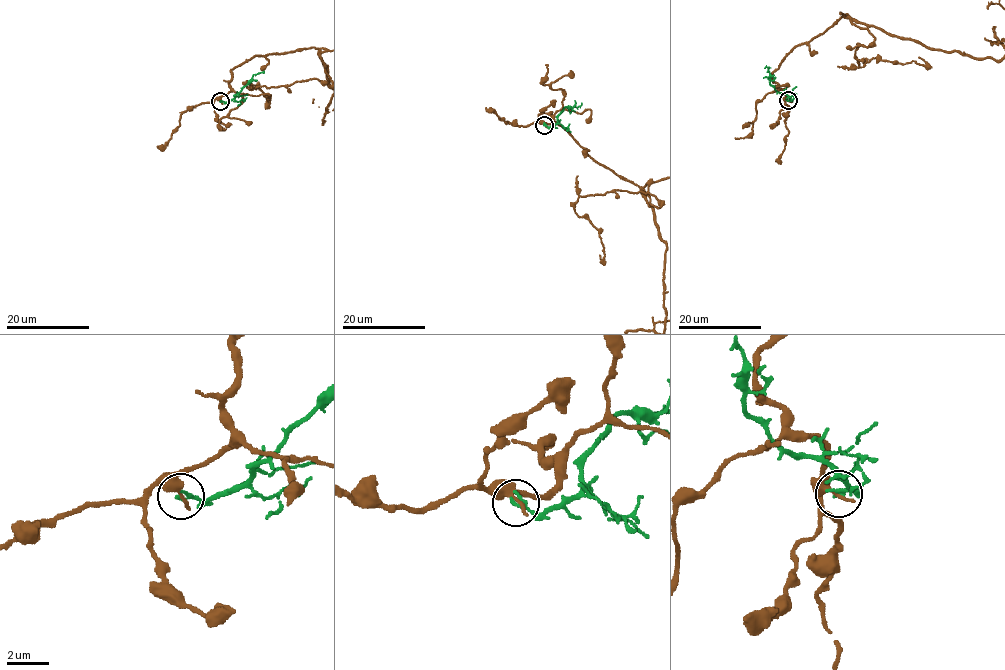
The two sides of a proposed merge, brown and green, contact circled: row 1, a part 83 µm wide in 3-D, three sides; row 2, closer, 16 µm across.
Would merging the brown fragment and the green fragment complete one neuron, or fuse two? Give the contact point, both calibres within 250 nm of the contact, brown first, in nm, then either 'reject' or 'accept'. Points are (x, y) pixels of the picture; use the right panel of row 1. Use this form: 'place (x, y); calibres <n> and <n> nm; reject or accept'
place (788, 100); calibres 360 and 120 nm; reject

